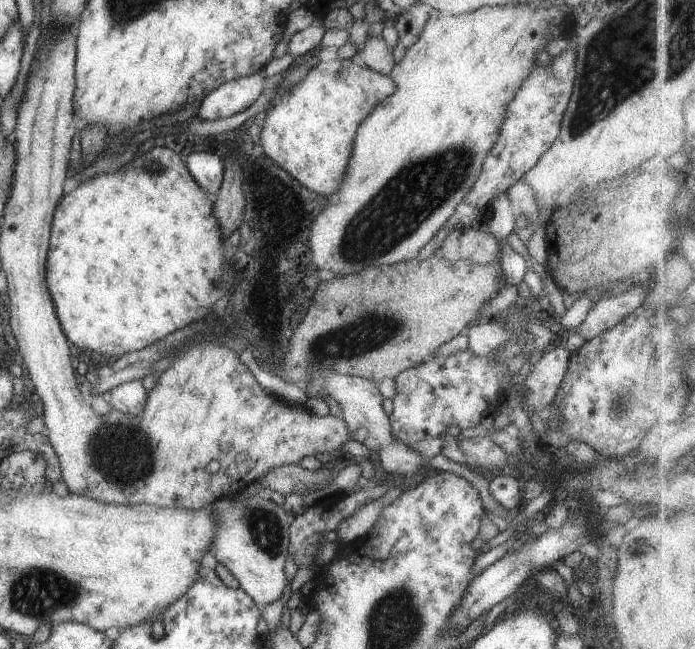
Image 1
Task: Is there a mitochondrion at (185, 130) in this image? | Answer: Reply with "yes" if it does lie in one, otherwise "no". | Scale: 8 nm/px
no

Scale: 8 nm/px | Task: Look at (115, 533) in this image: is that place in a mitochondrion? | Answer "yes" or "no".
no

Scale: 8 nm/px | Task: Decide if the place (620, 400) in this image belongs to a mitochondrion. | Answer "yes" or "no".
yes

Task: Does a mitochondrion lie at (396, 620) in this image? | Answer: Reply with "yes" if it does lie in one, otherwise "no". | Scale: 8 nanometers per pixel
yes

